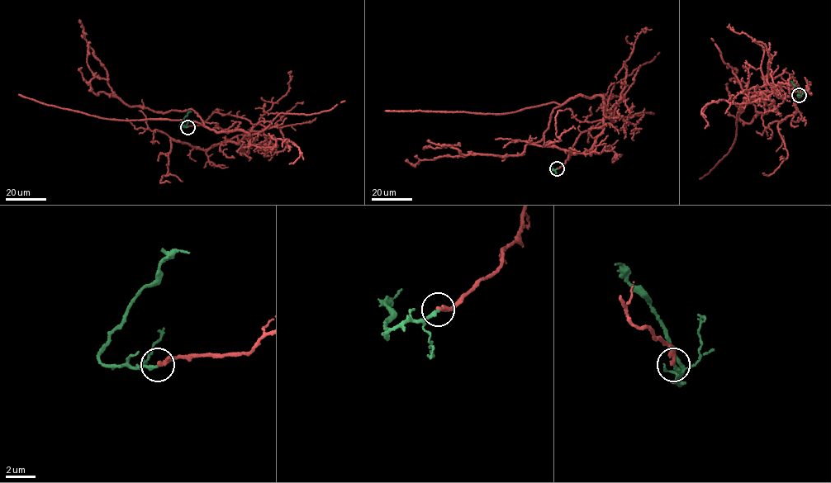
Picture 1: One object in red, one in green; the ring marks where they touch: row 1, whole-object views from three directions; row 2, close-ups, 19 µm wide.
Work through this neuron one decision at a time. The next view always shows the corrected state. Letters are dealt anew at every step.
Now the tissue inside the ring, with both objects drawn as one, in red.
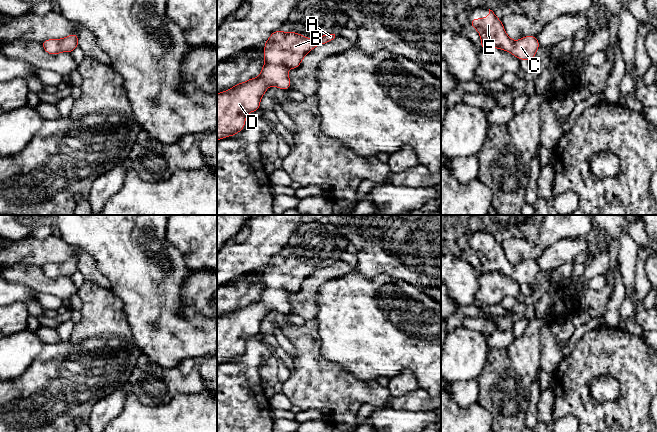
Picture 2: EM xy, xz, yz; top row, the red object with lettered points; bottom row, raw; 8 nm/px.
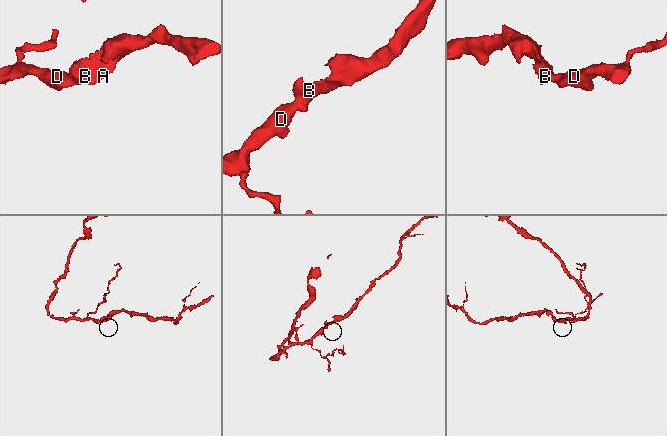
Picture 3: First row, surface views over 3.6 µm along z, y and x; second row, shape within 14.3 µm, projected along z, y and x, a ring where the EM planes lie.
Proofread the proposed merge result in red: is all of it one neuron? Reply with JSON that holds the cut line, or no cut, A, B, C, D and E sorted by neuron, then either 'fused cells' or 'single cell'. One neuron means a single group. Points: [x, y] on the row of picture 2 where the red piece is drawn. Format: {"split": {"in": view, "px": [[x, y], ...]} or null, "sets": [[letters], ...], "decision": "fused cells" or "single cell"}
{"split": null, "sets": [["A", "B", "C", "D", "E"]], "decision": "single cell"}

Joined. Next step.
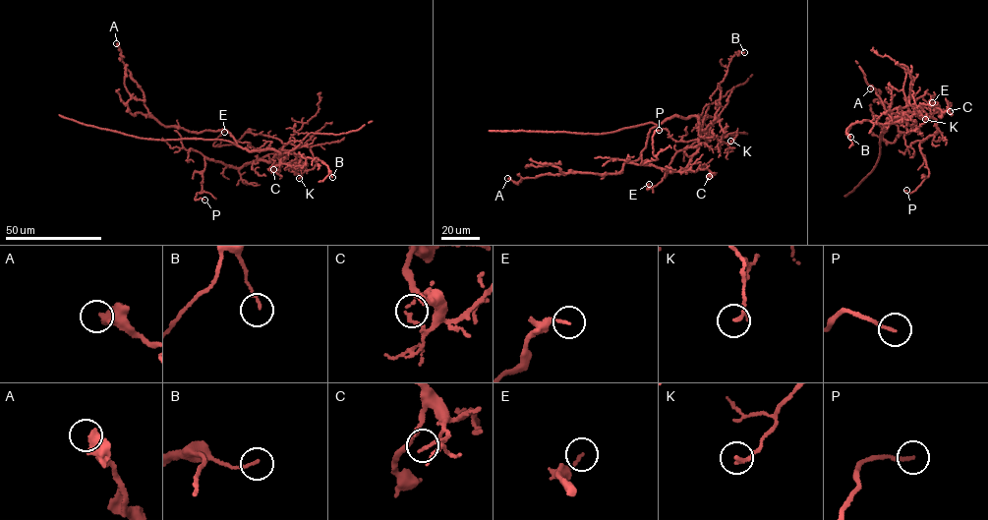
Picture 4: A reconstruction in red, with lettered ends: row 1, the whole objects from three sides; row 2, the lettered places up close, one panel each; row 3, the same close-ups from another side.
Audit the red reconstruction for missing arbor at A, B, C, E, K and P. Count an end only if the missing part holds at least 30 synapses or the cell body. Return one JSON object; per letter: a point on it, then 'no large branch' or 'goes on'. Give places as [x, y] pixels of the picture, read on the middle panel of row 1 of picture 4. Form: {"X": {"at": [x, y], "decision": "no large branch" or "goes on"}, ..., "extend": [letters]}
{"A": {"at": [507, 178], "decision": "no large branch"}, "B": {"at": [744, 52], "decision": "no large branch"}, "C": {"at": [709, 176], "decision": "no large branch"}, "E": {"at": [649, 184], "decision": "no large branch"}, "K": {"at": [730, 141], "decision": "no large branch"}, "P": {"at": [659, 130], "decision": "no large branch"}, "extend": []}

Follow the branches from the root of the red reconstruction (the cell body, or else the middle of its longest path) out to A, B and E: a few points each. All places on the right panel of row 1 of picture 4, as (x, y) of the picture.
A: (885, 131), (900, 113), (915, 124), (901, 133), (878, 99), (880, 91), (870, 88)
B: (885, 131), (888, 118), (904, 117), (904, 121), (883, 124), (866, 120), (855, 122), (846, 130), (850, 137)
E: (885, 131), (888, 118), (908, 111), (906, 101), (910, 96), (915, 99), (922, 96), (940, 118), (932, 102)

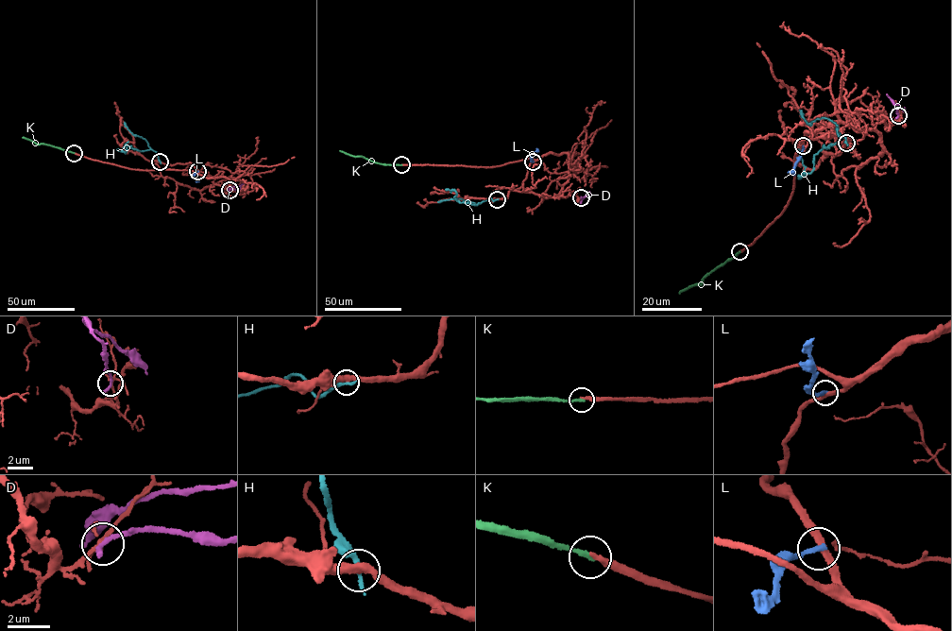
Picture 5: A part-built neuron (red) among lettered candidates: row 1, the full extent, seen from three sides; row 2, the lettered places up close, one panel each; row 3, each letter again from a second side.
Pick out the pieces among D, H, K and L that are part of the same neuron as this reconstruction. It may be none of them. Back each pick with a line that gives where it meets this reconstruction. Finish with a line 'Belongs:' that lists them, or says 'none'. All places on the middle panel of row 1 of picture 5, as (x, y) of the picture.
K: (401, 164)
Belongs: K

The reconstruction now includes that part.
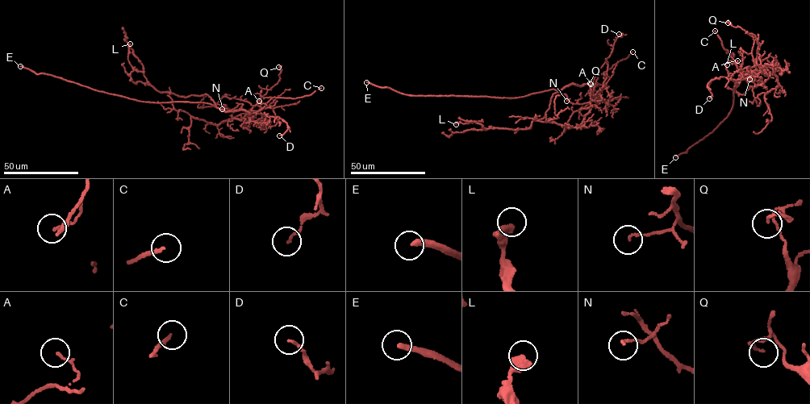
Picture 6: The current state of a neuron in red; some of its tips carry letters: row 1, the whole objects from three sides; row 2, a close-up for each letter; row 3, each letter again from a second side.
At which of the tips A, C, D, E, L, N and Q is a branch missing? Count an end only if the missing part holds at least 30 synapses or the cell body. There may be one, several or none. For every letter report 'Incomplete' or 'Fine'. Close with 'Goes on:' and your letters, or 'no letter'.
A: Fine
C: Incomplete
D: Fine
E: Incomplete
L: Fine
N: Fine
Q: Fine
Goes on: C, E

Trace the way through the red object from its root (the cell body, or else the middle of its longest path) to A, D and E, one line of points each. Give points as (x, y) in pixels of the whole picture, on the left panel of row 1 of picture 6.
A: (204, 103), (226, 111), (244, 110), (250, 114), (263, 108), (256, 105), (260, 102), (259, 101)
D: (204, 103), (226, 111), (244, 110), (258, 123), (281, 118), (287, 129), (279, 135)
E: (204, 103), (138, 101), (94, 90), (48, 74), (35, 73), (20, 66)

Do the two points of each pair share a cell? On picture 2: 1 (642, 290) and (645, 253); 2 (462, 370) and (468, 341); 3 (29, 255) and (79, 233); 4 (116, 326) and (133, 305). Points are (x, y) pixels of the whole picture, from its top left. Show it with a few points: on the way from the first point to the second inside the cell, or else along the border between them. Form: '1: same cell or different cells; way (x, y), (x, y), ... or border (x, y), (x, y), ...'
1: same cell; way (641, 281), (641, 262)
2: same cell; way (462, 363), (462, 357), (468, 348)
3: different cells; border (57, 232), (65, 241), (85, 251)
4: different cells; border (113, 294), (123, 304), (132, 337)

